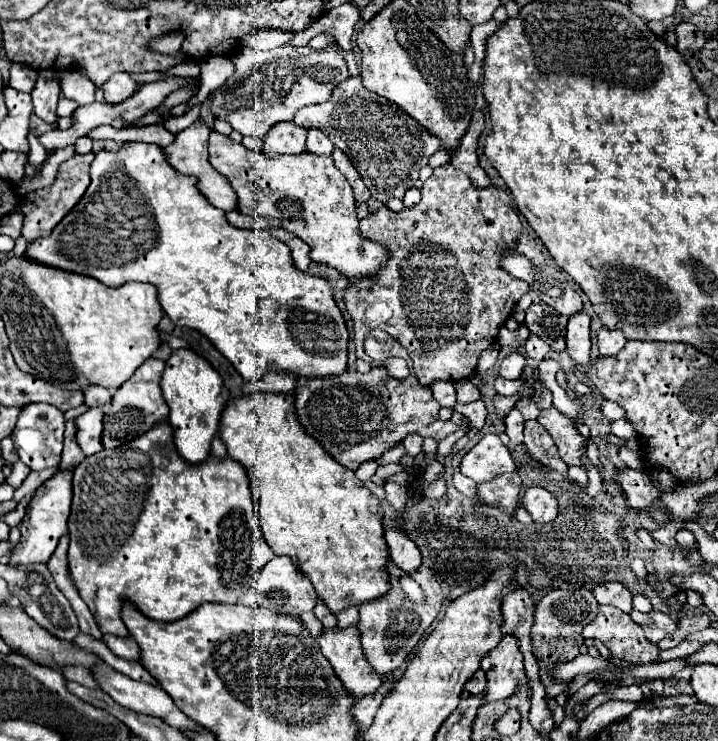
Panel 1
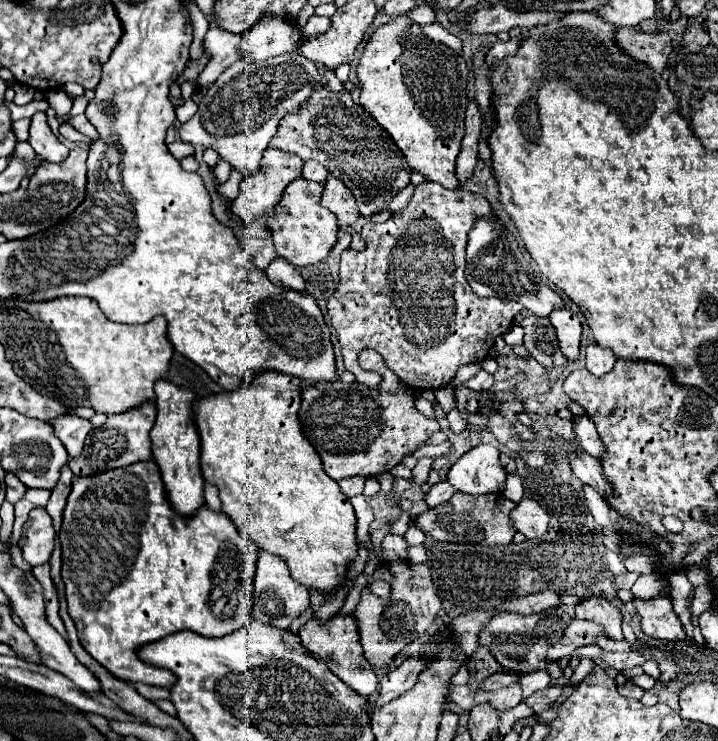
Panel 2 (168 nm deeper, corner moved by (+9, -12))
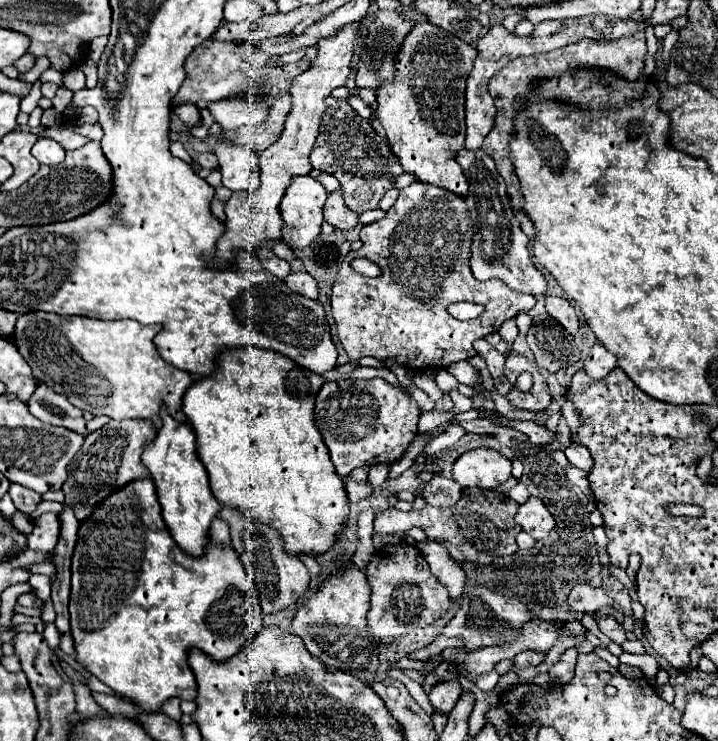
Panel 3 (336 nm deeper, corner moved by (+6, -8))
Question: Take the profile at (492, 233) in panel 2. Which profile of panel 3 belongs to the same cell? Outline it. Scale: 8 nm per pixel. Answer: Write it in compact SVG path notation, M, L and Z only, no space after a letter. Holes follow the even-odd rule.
M465 148L459 150L457 162L463 168L467 182L469 182L467 206L469 206L469 214L473 218L473 244L471 244L471 262L469 264L471 264L473 276L479 282L501 280L509 288L515 288L515 292L531 294L535 298L545 296L547 280L529 258L529 250L527 250L529 238L521 232L519 222L513 216L509 196L505 190L505 182L497 172L495 162L483 150L467 152Z

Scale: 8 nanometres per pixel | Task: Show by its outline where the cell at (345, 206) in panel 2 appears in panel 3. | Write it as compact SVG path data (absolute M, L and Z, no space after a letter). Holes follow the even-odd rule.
M335 190L329 194L323 214L325 214L325 220L329 224L333 224L337 230L351 230L359 224L359 214L351 212L351 208L347 208L341 190Z

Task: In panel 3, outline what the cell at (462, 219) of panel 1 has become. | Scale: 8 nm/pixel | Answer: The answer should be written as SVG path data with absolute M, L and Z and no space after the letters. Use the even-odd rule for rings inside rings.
M415 182L405 190L401 190L397 202L383 218L393 220L377 220L361 228L363 248L357 252L349 252L345 256L333 284L331 312L337 324L339 340L345 346L345 352L351 362L357 362L363 356L373 356L381 362L385 362L387 358L395 360L397 364L413 372L425 372L429 368L441 370L459 360L469 360L471 356L475 356L477 354L473 348L475 340L497 332L505 320L513 318L521 310L531 310L535 306L535 296L519 294L507 288L505 284L499 284L499 280L477 282L473 278L469 270L471 216L467 212L465 196L459 196L439 186ZM357 256L375 262L381 268L381 274L377 278L363 278L357 272L353 272L349 262ZM453 302L483 304L485 312L473 322L461 322L447 312L447 306Z

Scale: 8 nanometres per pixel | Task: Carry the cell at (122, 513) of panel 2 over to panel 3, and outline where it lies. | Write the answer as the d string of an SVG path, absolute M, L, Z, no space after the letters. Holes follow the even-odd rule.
M149 476L117 488L79 524L71 576L69 614L79 664L119 696L135 700L145 712L157 712L173 696L183 700L197 696L197 684L187 664L189 648L195 646L215 660L227 660L263 628L257 586L235 548L219 546L215 540L207 542L201 556L191 556L179 548L161 516L157 490Z

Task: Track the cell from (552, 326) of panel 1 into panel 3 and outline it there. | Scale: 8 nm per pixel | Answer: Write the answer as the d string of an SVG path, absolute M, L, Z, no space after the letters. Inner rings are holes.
M549 314L533 316L533 324L527 332L527 344L533 350L537 366L549 372L557 372L575 364L579 354L573 352L571 342L573 338Z

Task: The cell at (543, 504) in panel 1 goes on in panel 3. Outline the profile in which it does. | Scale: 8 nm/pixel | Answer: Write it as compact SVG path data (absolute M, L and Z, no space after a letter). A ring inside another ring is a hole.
M531 496L525 504L519 506L517 514L515 514L515 522L527 532L531 534L535 540L543 540L549 536L549 532L555 526L555 520L551 516L551 512L547 510L547 506L543 504L543 500Z

